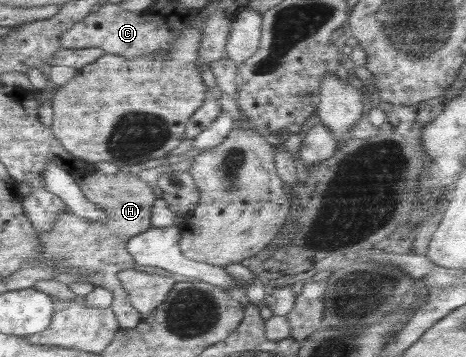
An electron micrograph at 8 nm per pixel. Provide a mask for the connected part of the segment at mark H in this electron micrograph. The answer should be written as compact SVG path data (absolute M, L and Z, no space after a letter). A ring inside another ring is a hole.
M96 170L87 171L85 176L75 178L80 191L89 202L100 206L107 214L106 223L92 223L86 218L78 217L70 210L55 217L52 227L46 231L37 231L36 235L43 245L43 252L29 265L43 264L48 258L60 256L56 262L63 270L75 268L80 274L88 274L86 280L92 285L101 286L113 293L111 310L118 325L131 328L141 322L142 318L131 306L130 298L118 279L118 272L135 268L133 257L126 249L128 240L136 234L152 227L151 211L157 200L153 190L133 174L123 174L120 170L115 175L102 174Z

